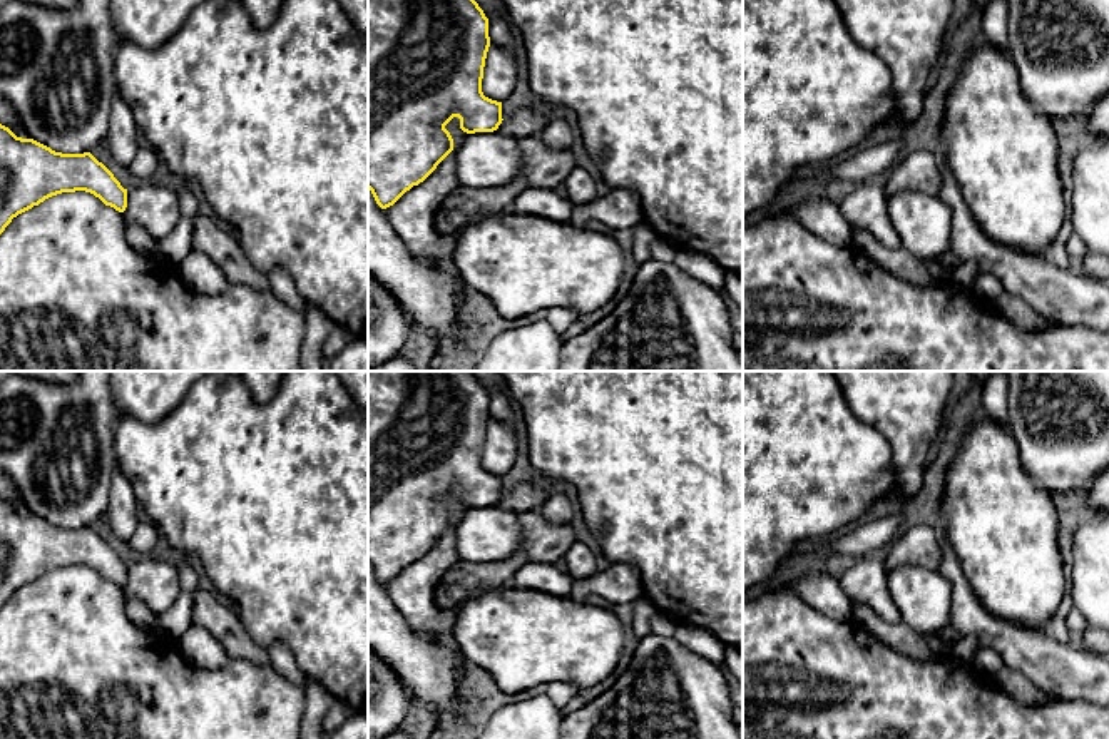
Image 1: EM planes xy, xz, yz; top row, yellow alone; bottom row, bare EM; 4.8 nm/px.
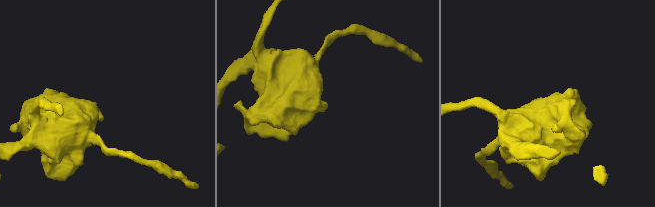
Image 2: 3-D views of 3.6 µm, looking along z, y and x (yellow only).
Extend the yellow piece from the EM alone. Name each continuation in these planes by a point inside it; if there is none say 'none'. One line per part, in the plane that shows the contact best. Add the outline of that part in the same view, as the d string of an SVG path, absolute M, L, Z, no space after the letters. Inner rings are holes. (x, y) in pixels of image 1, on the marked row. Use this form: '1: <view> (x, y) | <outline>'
none

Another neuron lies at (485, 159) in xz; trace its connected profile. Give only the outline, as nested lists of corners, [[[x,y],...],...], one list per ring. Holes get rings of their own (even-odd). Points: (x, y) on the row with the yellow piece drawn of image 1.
[[[493,132],[468,134],[455,155],[460,186],[493,187],[519,181],[522,157],[515,137]]]

